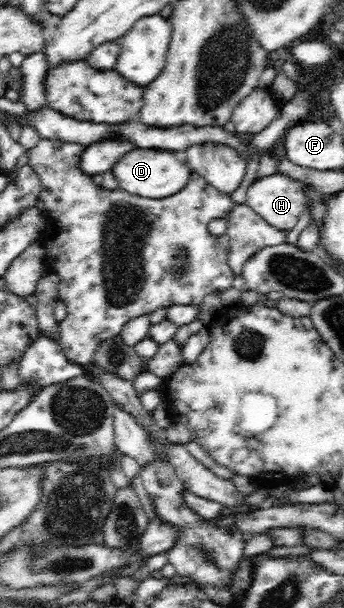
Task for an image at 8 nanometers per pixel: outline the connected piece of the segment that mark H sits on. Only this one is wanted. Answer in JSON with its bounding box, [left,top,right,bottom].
[246,173,308,231]

